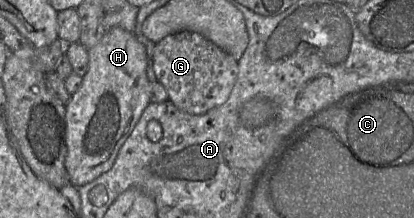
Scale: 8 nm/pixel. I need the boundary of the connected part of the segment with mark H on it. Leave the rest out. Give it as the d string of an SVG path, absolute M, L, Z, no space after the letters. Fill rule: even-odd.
M120 27L106 30L101 40L88 50L88 56L88 70L82 77L82 85L71 95L65 106L67 146L65 168L71 185L77 188L92 182L112 168L120 148L145 108L151 103L150 81L147 76L148 57L144 45L137 40L134 32L128 32Z

